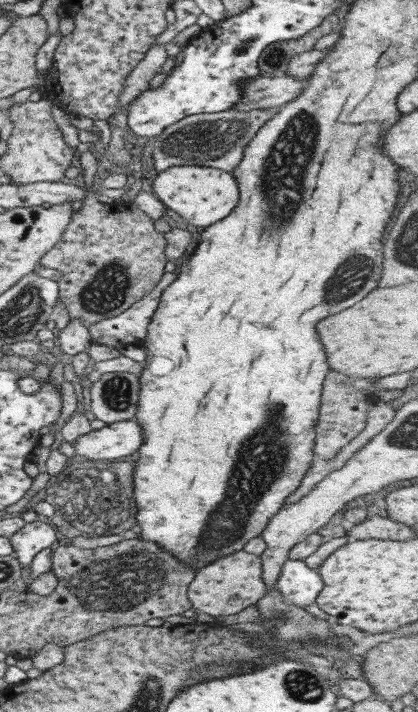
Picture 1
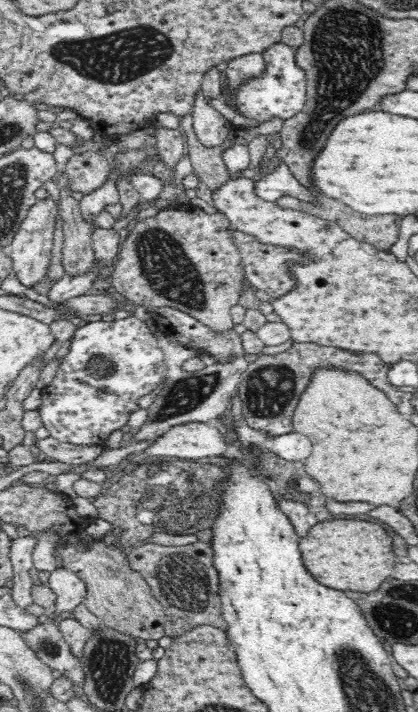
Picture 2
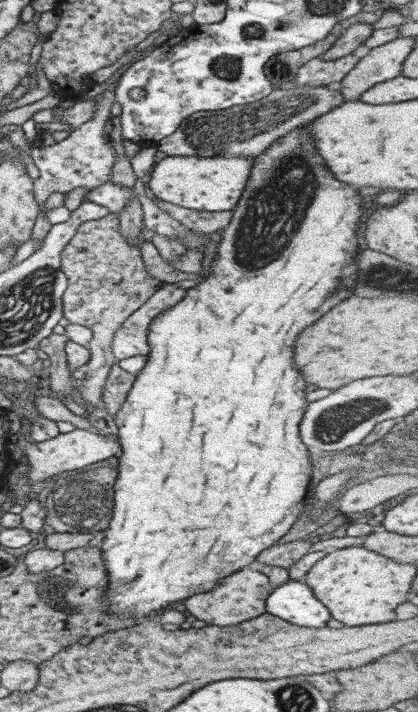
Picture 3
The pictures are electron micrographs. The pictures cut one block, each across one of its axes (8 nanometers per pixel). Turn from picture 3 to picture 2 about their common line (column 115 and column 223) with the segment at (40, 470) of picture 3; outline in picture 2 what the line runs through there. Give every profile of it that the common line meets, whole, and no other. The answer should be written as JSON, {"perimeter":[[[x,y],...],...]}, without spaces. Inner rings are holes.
{"perimeter":[[[190,422],[180,424],[168,429],[162,436],[159,436],[146,450],[144,456],[177,456],[180,459],[214,458],[222,456],[226,452],[227,444],[224,436],[214,427],[212,423]]]}

